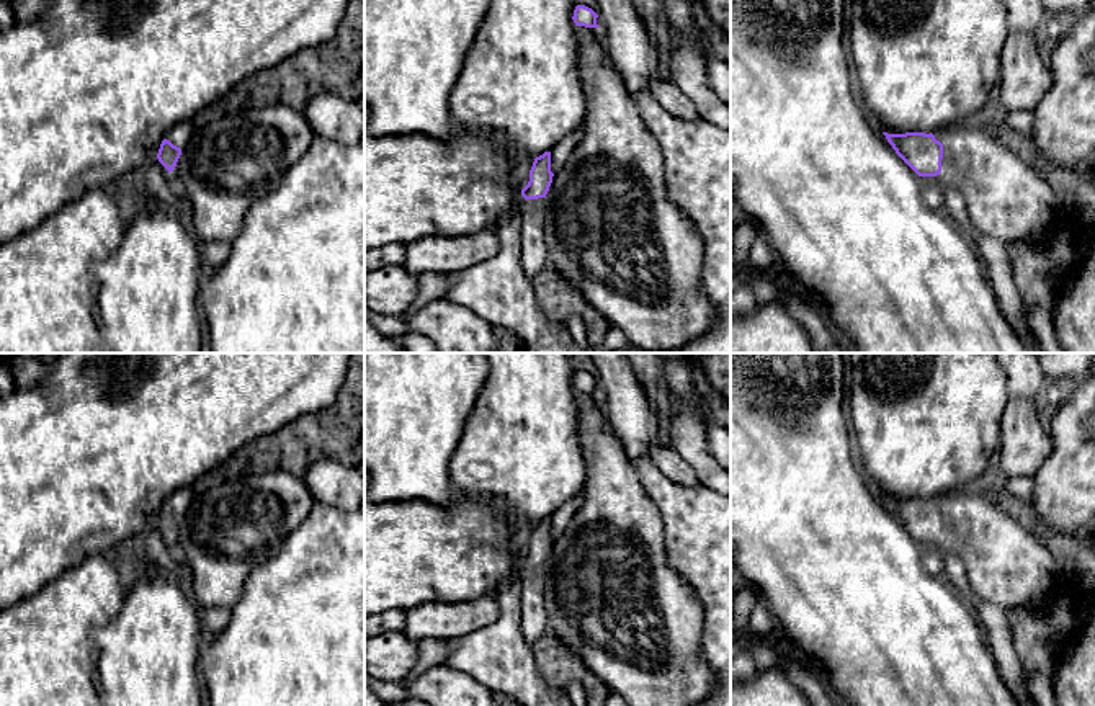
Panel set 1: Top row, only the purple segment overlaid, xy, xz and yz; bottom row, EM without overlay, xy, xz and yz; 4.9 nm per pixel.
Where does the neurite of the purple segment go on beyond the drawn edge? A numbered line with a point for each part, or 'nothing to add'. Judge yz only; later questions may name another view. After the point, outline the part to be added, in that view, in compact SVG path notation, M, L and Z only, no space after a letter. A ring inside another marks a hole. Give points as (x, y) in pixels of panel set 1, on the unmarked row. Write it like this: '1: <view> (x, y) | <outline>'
1: yz (1005, 564) | M969 489L932 498L943 510L941 538L963 559L971 588L987 603L1005 608L1036 608L1053 595L1057 585L1079 590L1074 580L1064 577L1051 551L1018 521L1008 516L989 495L974 495Z

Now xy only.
1: xy (180, 500) | M196 485L180 487L167 498L165 505L170 507L173 512L180 513L183 518L186 516L190 507L198 497L199 489L201 487Z

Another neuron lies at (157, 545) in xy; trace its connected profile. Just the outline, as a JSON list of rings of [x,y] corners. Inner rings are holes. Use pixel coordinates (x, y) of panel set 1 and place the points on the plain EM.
[[[157,523],[150,525],[144,534],[149,561],[157,567],[168,570],[183,592],[191,597],[191,570],[185,559],[173,559],[172,541],[168,536],[159,528]]]

